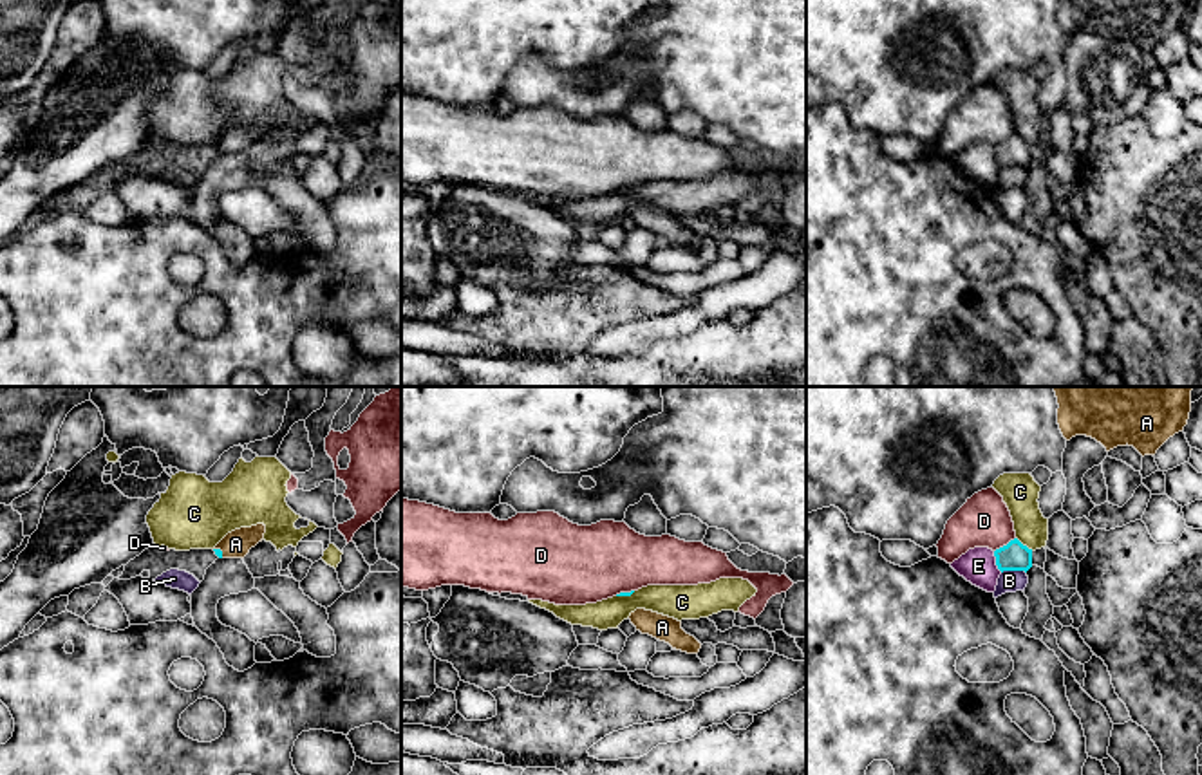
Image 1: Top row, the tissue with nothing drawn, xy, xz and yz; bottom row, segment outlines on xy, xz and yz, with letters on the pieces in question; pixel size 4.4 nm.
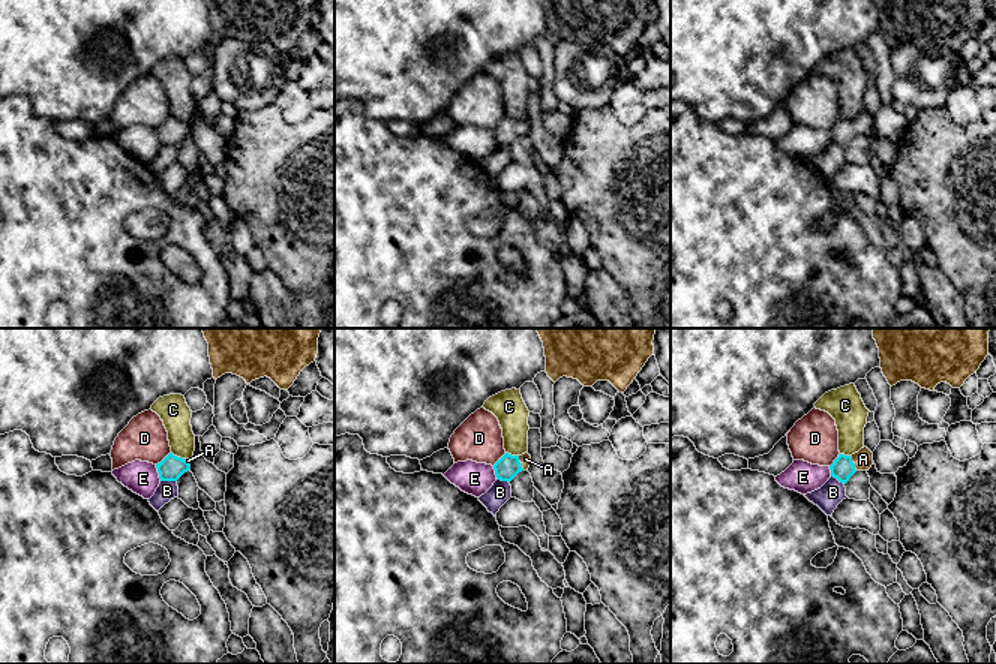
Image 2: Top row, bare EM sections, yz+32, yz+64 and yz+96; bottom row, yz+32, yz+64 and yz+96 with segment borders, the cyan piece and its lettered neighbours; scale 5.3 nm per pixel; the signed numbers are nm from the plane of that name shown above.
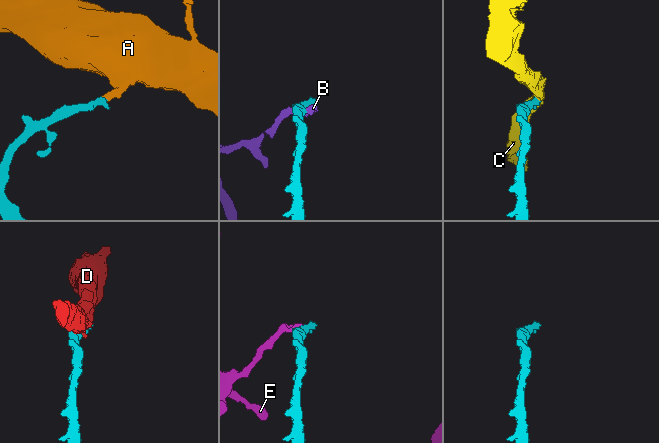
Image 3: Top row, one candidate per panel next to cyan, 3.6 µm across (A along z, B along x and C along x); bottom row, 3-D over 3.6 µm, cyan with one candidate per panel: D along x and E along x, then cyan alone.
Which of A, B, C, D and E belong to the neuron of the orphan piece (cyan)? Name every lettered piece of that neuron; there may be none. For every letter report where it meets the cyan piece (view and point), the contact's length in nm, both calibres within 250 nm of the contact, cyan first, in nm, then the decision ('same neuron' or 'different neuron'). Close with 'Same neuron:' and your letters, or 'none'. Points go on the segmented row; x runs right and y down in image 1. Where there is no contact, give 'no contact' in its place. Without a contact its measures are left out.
A: meets cyan in xy at (221, 551); contact 60 nm long; 30 nm thick on the cyan side, 120 nm on the other; same neuron
B: meets cyan in yz at (1013, 569); contact 110 nm long; 130 nm thick on the cyan side, 100 nm on the other; different neuron
C: meets cyan in yz at (1025, 546); contact 100 nm long; 130 nm thick on the cyan side, 170 nm on the other; different neuron
D: meets cyan in yz at (1004, 546); contact 120 nm long; 130 nm thick on the cyan side, 240 nm on the other; different neuron
E: meets cyan in yz at (996, 562); contact 100 nm long; 130 nm thick on the cyan side, 160 nm on the other; different neuron
Same neuron: A

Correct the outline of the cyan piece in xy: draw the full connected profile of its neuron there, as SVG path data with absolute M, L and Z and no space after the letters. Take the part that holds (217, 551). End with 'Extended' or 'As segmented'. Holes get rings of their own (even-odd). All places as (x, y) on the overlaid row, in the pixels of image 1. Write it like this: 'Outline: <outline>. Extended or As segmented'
Outline: M264 524L235 529L228 533L213 551L219 558L244 558L251 547L262 542L264 533Z. Extended

